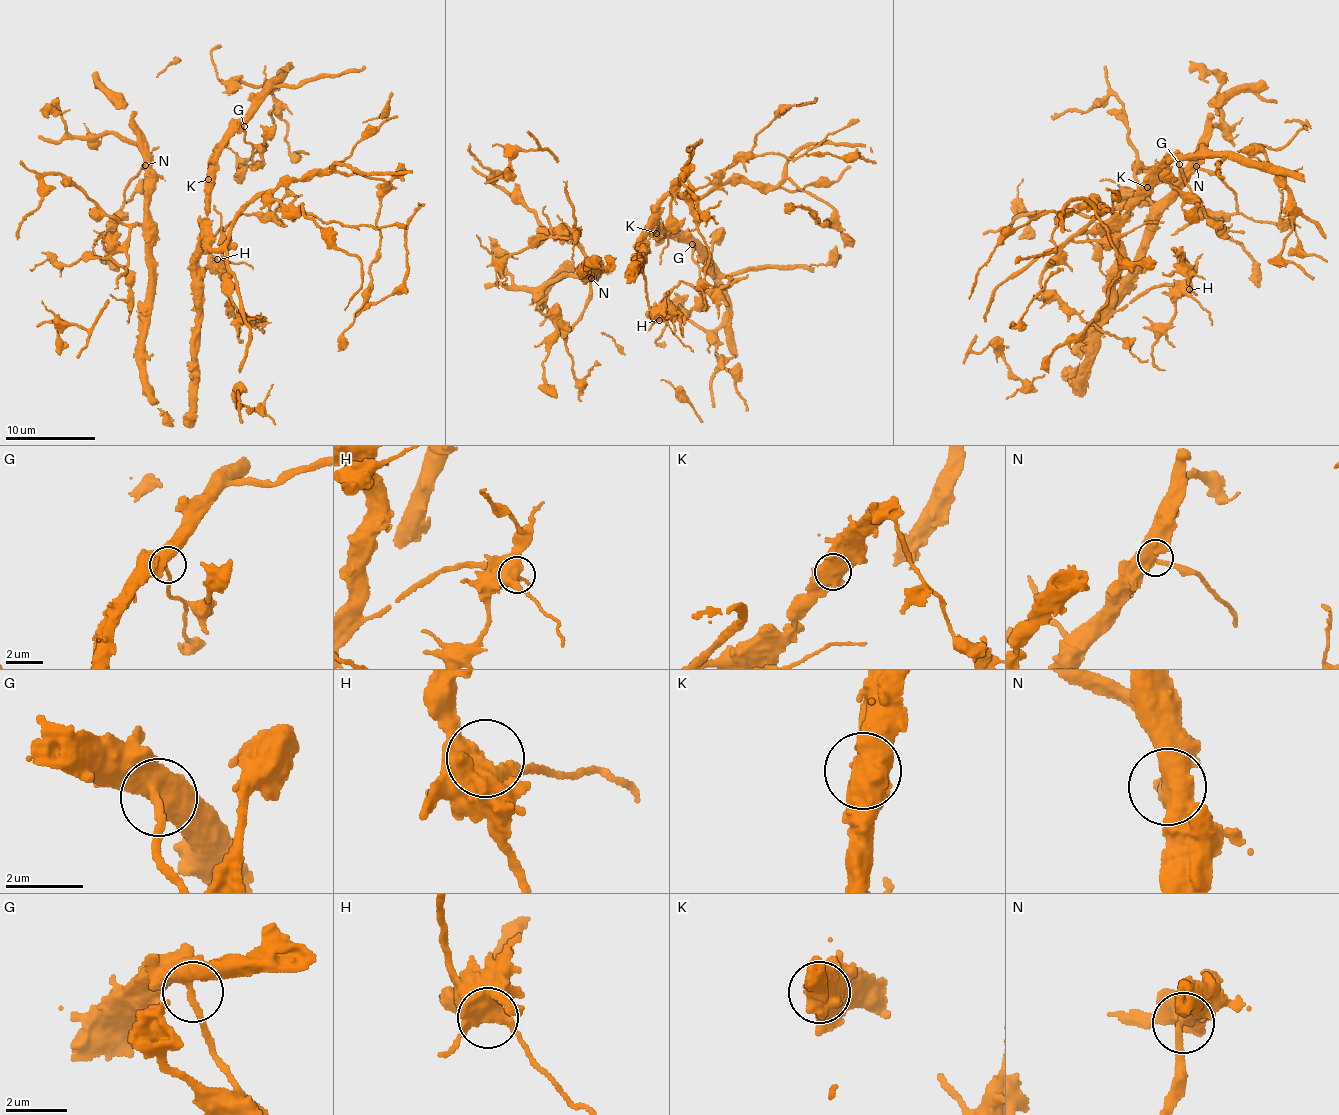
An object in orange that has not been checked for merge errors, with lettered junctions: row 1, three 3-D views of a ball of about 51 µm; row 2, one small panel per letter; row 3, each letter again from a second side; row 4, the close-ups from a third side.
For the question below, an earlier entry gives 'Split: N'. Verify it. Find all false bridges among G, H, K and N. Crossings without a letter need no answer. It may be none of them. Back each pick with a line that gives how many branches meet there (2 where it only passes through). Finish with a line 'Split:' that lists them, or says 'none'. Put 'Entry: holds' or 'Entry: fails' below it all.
Split: none
Entry: fails

